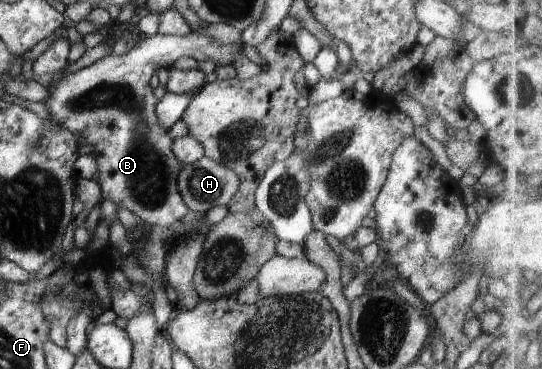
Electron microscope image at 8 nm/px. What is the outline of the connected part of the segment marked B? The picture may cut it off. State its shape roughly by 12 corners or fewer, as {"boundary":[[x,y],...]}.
{"boundary":[[146,35],[48,89],[90,145],[102,202],[148,226],[192,213],[156,116],[155,72],[235,66],[243,44]]}

